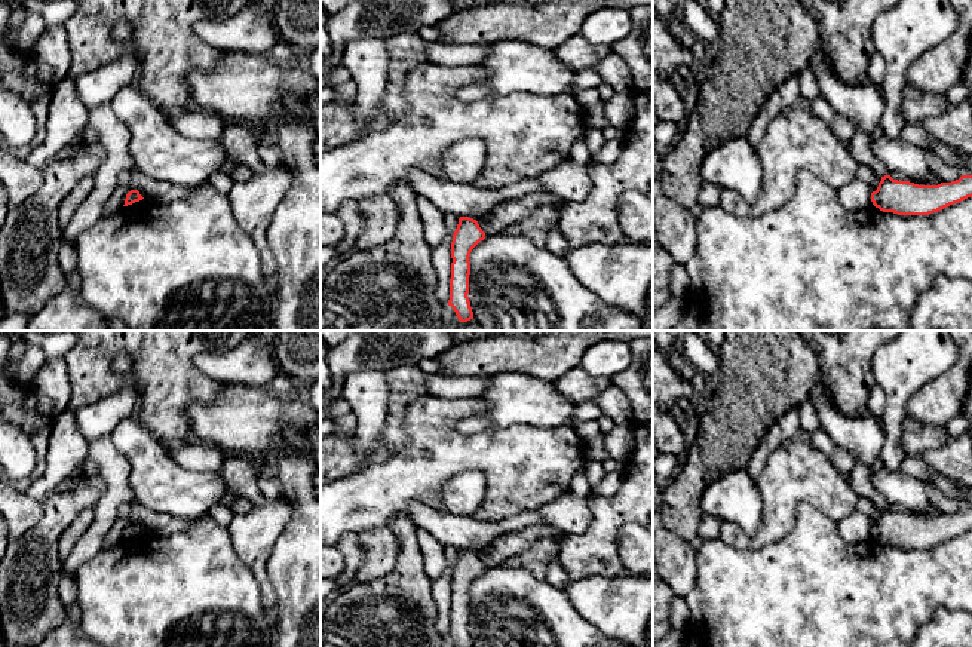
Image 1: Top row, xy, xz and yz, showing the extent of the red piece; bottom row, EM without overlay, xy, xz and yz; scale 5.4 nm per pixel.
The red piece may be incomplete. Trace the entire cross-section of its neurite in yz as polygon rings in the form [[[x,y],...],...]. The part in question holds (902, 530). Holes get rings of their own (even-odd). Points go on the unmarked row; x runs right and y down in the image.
[[[884,508],[871,525],[876,540],[898,548],[929,548],[968,530],[972,530],[972,508],[938,518],[919,518]]]

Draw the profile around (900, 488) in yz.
[[[879,470],[873,476],[873,485],[889,505],[902,506],[914,516],[941,516],[932,506],[938,494],[927,484],[905,472]]]

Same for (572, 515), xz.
[[[564,493],[551,503],[539,509],[545,522],[558,528],[565,536],[579,536],[585,533],[592,521],[592,512],[588,499]]]

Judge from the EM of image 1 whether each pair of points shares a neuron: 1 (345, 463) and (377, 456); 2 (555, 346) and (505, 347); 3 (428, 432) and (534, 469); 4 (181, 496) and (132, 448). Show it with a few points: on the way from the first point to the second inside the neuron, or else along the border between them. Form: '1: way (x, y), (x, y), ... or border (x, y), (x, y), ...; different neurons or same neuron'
1: way (352, 465), (365, 465), (370, 460); same neuron
2: way (543, 347), (517, 347); same neuron
3: way (454, 453), (502, 453), (508, 456); same neuron
4: way (169, 484), (144, 459); same neuron

